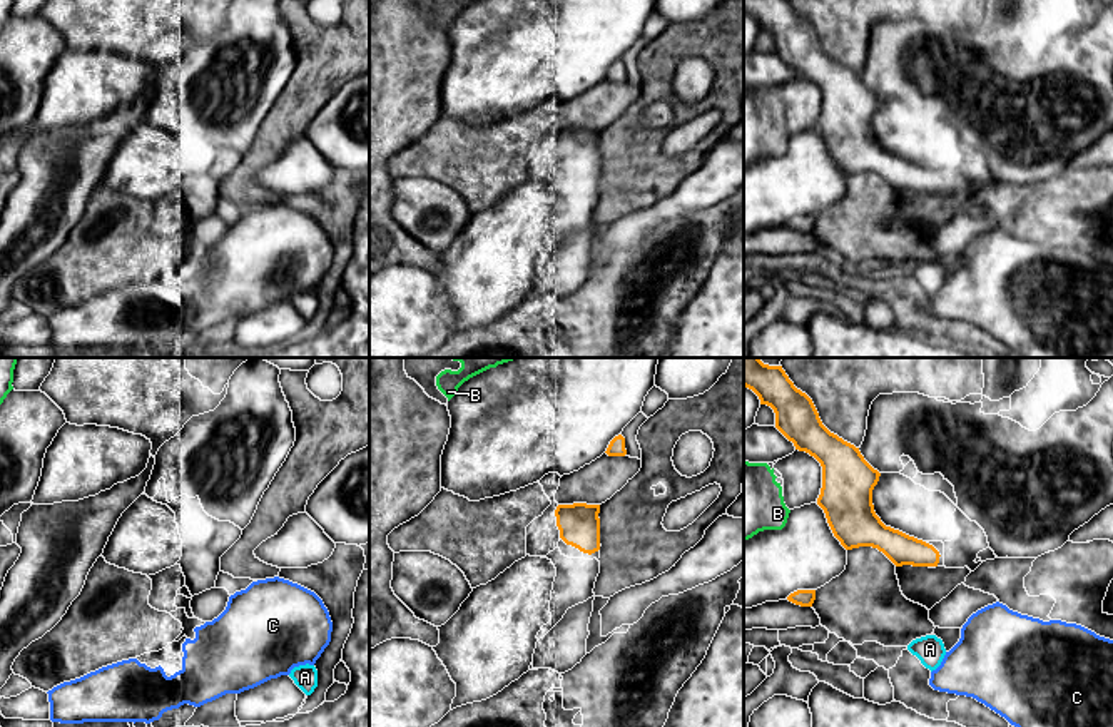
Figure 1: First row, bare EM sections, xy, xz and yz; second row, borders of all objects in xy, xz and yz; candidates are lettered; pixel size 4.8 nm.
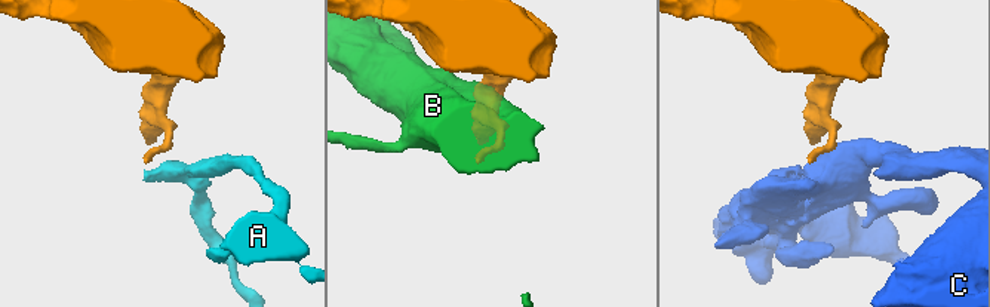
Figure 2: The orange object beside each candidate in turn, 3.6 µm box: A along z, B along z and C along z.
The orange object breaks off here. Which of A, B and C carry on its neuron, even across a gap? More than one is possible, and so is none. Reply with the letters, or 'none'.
none

